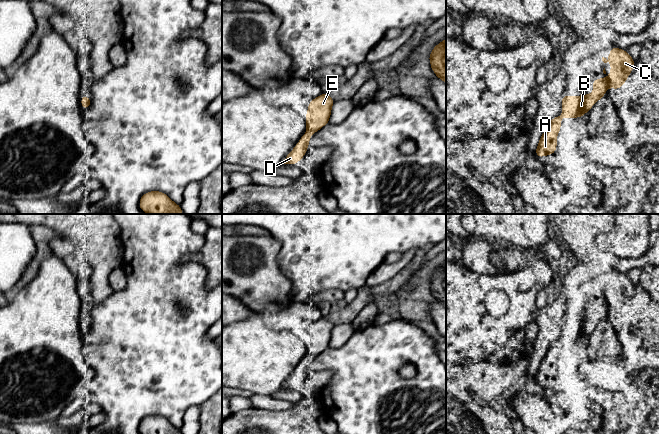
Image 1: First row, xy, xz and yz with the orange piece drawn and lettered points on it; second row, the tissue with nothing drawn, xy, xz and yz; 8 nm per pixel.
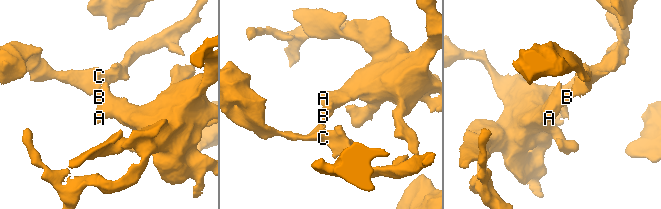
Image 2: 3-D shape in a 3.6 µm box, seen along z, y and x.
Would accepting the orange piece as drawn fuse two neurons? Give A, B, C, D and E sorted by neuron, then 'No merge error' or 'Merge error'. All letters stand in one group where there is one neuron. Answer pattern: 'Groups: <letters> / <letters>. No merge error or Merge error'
Groups: A B C D E. No merge error

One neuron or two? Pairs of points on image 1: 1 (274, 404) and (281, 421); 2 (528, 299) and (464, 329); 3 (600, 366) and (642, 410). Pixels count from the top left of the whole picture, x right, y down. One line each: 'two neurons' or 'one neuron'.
1: two neurons
2: one neuron
3: two neurons

